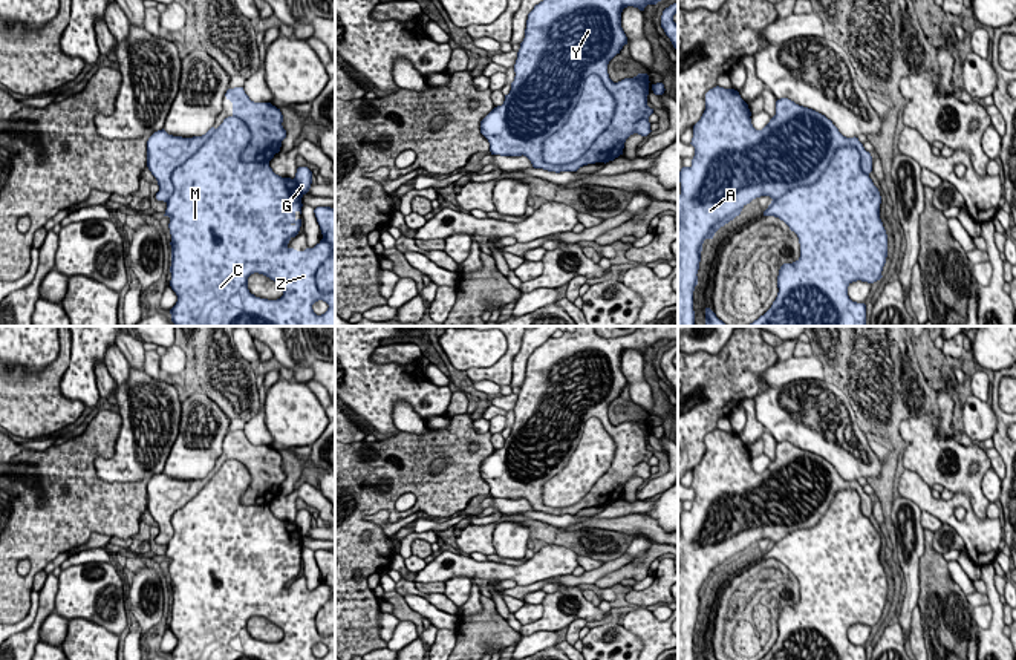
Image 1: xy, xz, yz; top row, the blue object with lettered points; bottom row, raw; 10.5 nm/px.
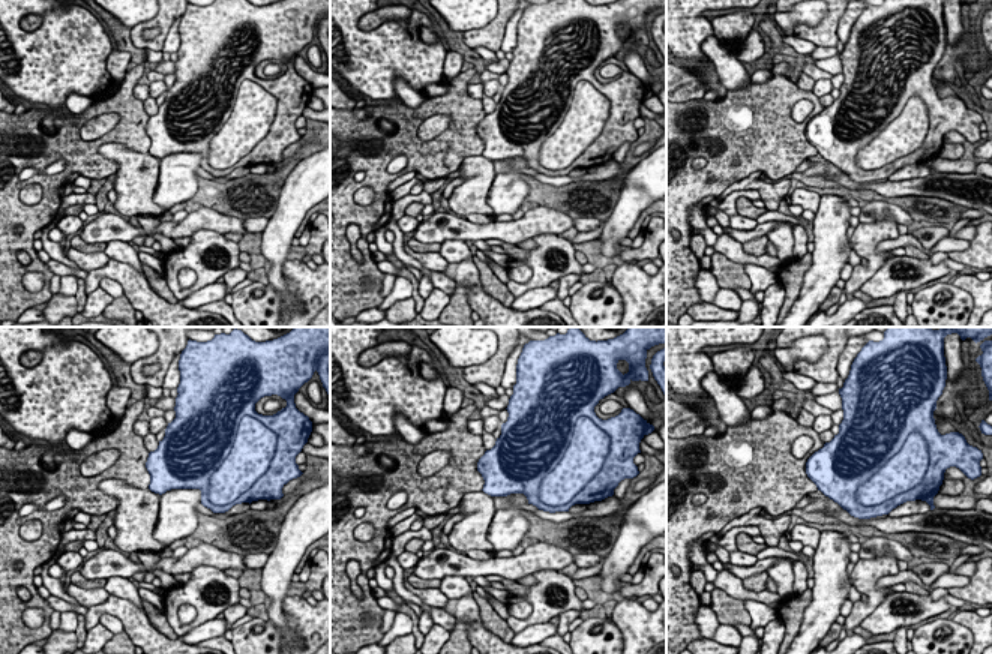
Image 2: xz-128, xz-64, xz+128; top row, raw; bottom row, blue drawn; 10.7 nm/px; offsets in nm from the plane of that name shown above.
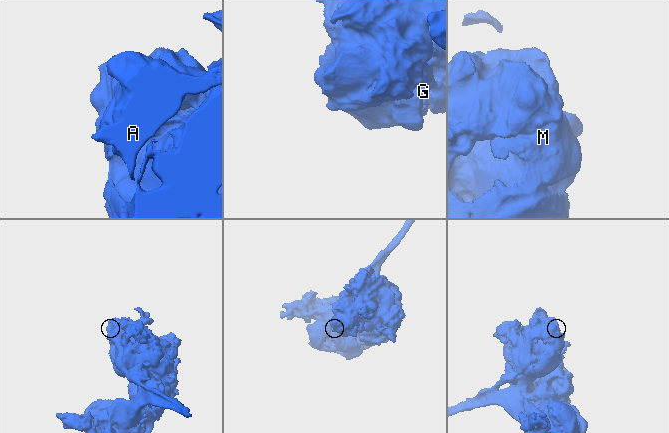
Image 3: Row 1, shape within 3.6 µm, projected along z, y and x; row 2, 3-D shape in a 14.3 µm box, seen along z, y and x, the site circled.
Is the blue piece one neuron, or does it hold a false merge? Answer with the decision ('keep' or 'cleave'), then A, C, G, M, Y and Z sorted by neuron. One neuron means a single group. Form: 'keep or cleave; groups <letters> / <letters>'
cleave; groups A G Y / C M Z

